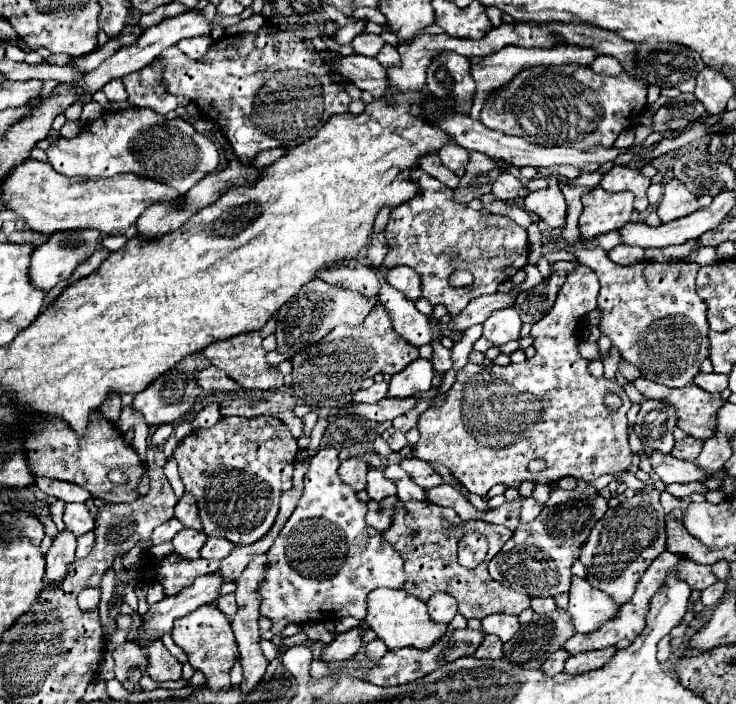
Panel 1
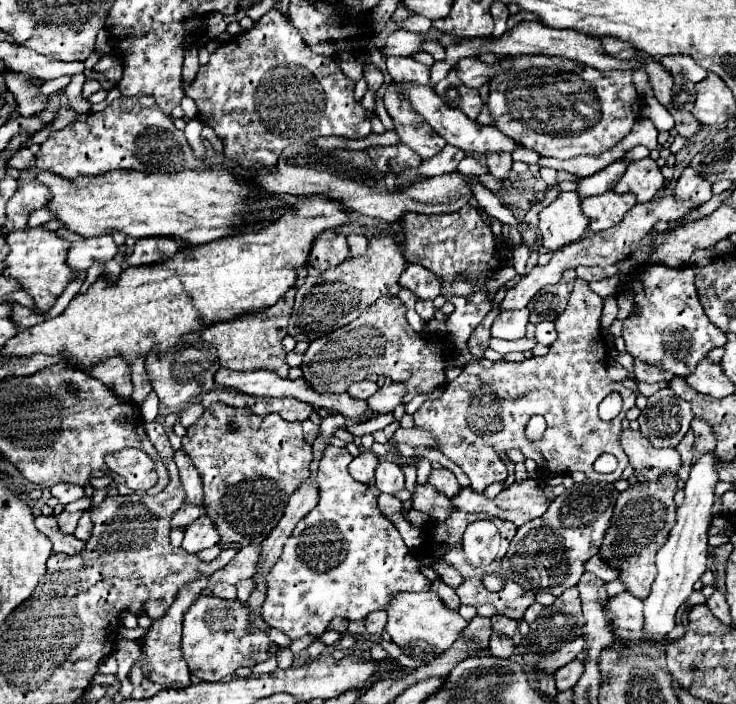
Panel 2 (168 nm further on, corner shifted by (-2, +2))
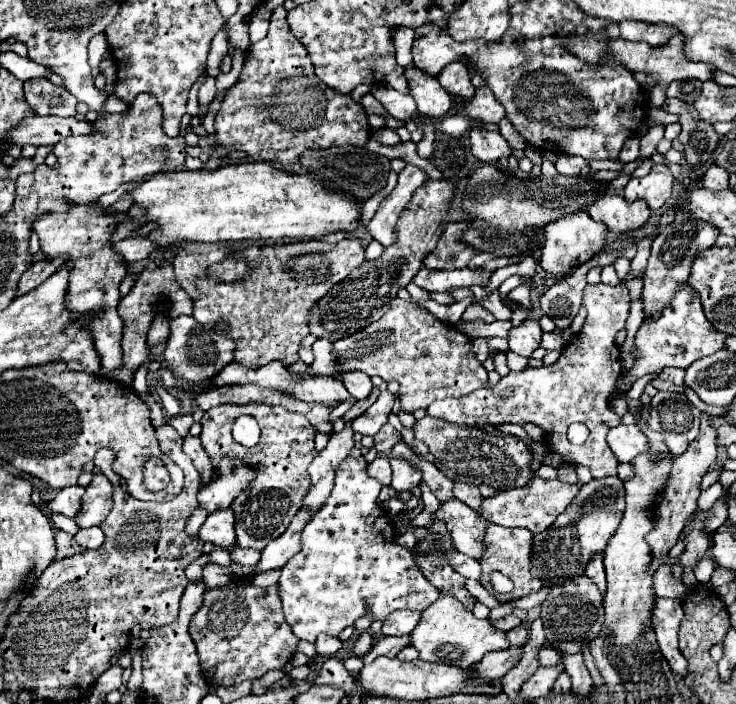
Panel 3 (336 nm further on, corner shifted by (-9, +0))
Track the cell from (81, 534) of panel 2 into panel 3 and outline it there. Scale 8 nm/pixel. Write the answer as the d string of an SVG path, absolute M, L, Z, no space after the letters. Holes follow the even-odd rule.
M94 526L94 528L84 528L84 530L80 530L74 538L76 538L76 542L78 542L82 548L86 548L86 550L94 550L94 548L100 548L100 546L104 544L104 534L102 534L102 530L100 530L98 526Z

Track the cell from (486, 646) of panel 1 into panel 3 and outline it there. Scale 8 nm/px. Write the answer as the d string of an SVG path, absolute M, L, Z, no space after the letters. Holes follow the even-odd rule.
M522 622L518 628L508 630L506 636L508 636L508 640L510 640L512 646L516 646L516 644L524 644L524 642L528 640L528 628L526 628L526 622Z

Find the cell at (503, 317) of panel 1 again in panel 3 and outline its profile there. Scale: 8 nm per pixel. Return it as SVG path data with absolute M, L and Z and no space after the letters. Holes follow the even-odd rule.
M524 320L518 328L512 328L510 330L510 336L508 336L508 342L510 342L510 350L524 356L524 358L530 358L532 352L540 346L542 342L542 330L538 326L536 320Z

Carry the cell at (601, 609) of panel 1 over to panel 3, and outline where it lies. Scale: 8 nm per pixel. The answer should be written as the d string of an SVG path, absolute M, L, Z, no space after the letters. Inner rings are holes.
M658 598L656 608L654 608L654 618L652 626L660 644L660 650L664 658L668 660L670 668L674 674L686 678L688 674L688 662L678 650L678 628L682 620L682 604L680 600L672 598Z

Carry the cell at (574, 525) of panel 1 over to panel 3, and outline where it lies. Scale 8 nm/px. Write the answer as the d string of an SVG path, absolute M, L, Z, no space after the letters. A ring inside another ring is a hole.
M610 476L610 478L602 478L602 480L590 480L588 484L584 484L580 488L578 496L574 498L574 504L570 504L570 508L566 508L566 512L562 512L548 530L534 534L534 552L532 552L534 574L542 580L542 584L546 588L552 588L552 586L564 584L566 580L574 580L574 578L582 576L590 556L594 552L602 552L606 548L610 536L616 532L616 528L622 520L622 512L624 512L624 482L618 476Z

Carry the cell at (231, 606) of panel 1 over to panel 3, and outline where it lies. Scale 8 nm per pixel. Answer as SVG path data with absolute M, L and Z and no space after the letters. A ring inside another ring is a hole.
M208 562L204 566L204 584L208 588L226 586L226 584L230 584L230 580L232 580L232 576L226 572L226 568L222 568L222 566L214 564L214 562Z

